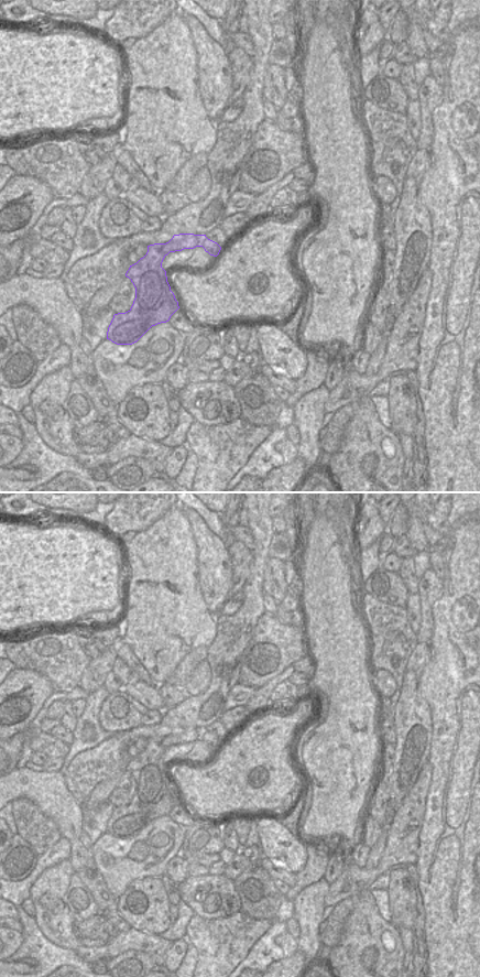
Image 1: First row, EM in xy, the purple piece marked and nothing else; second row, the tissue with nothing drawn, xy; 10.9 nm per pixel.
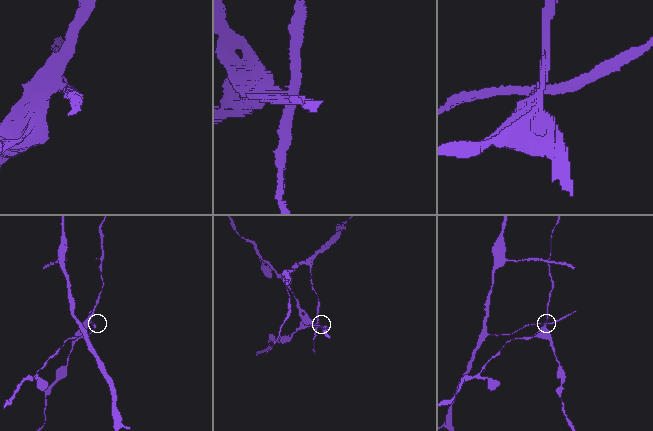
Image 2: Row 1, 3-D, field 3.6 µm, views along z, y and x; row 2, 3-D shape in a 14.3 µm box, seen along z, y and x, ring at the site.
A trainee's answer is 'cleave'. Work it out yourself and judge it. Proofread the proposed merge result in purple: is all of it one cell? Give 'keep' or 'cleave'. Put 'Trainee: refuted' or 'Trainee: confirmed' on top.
Trainee: confirmed
cleave

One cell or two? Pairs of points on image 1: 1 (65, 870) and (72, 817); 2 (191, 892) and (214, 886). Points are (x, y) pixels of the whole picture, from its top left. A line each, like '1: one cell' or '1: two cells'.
1: two cells
2: one cell

